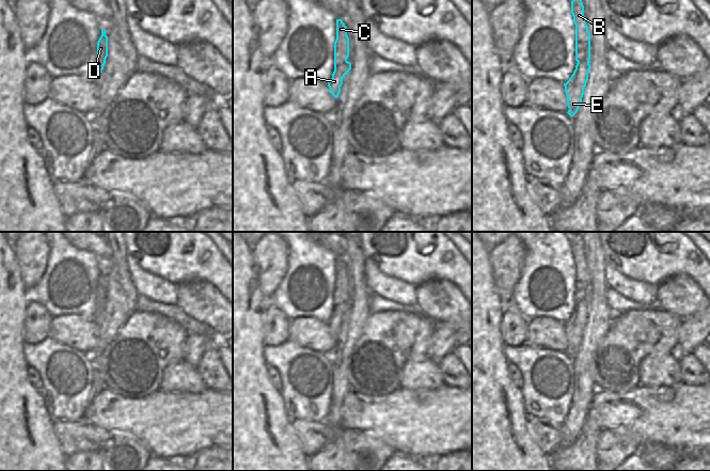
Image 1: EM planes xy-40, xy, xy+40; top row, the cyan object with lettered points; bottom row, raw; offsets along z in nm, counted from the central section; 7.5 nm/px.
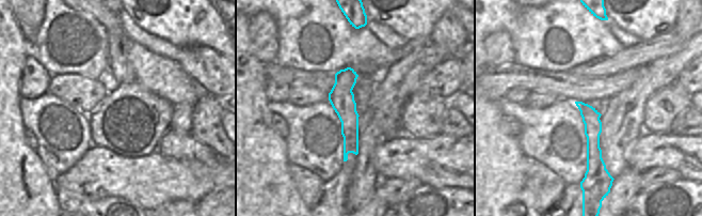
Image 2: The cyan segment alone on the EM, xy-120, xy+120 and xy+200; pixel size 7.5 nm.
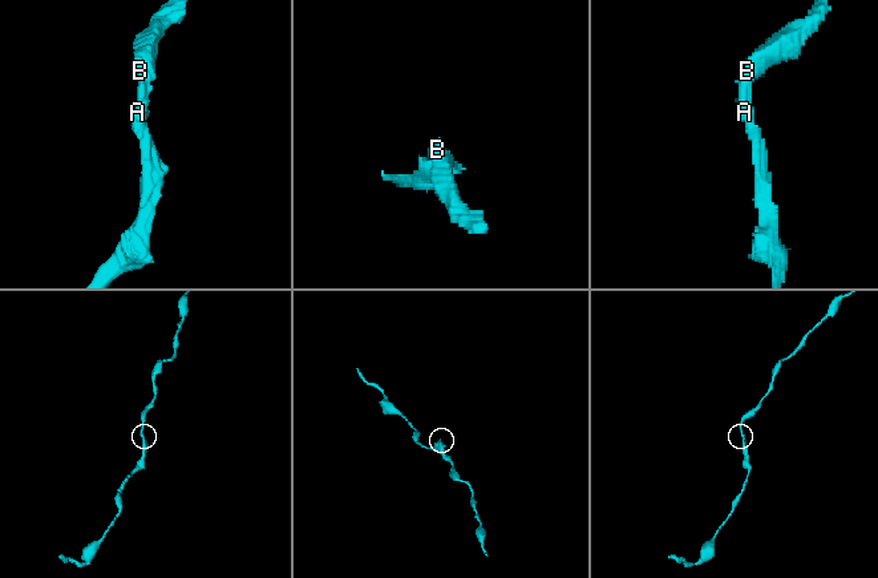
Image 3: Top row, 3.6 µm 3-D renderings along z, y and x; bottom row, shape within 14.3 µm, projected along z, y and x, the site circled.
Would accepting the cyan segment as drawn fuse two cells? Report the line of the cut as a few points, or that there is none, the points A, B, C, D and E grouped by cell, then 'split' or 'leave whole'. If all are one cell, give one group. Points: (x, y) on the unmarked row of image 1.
no cut; A B C D E; leave whole

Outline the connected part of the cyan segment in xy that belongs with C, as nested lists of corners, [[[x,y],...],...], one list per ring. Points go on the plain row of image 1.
[[[336,258],[336,279],[334,281],[334,311],[328,321],[330,332],[337,337],[341,332],[343,317],[351,309],[351,302],[347,300],[349,296],[349,277],[347,266],[342,258]]]

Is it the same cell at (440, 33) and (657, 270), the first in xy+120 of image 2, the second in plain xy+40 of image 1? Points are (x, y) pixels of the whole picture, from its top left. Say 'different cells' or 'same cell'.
different cells

